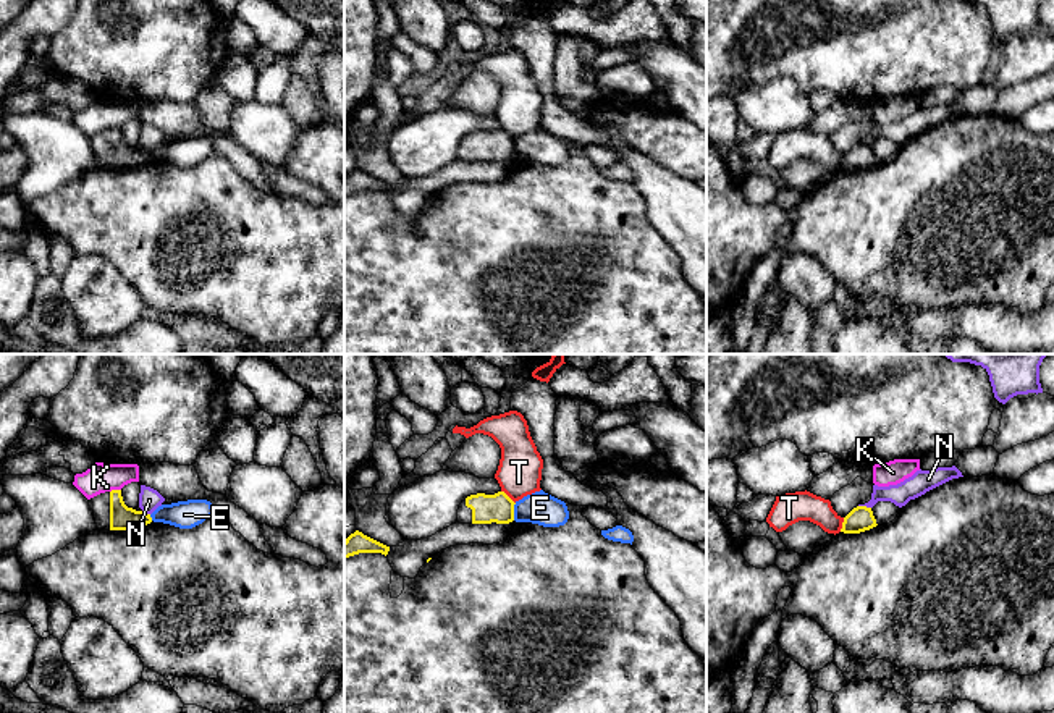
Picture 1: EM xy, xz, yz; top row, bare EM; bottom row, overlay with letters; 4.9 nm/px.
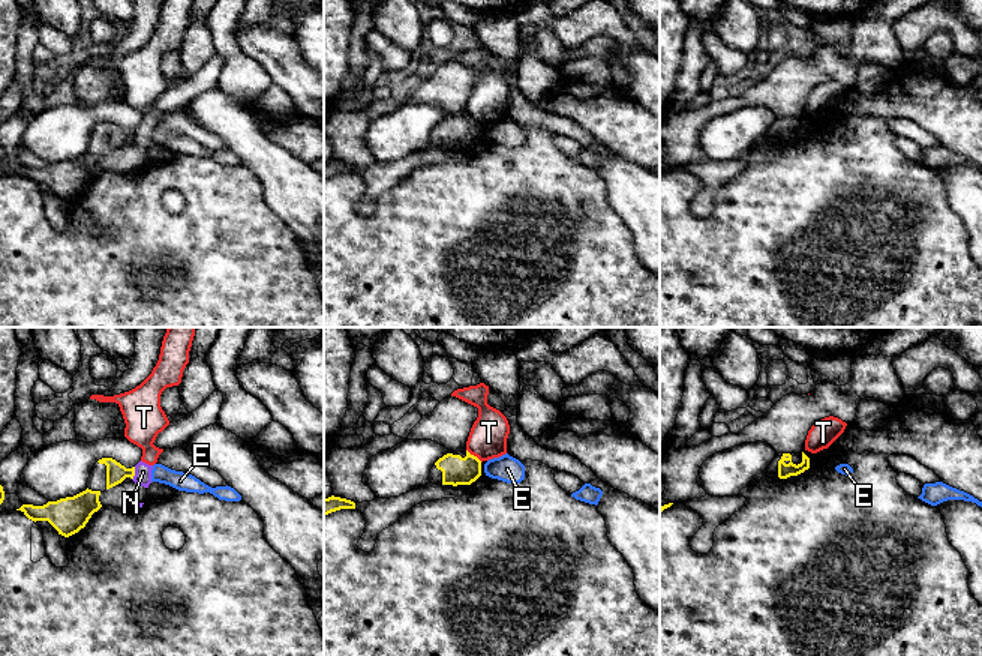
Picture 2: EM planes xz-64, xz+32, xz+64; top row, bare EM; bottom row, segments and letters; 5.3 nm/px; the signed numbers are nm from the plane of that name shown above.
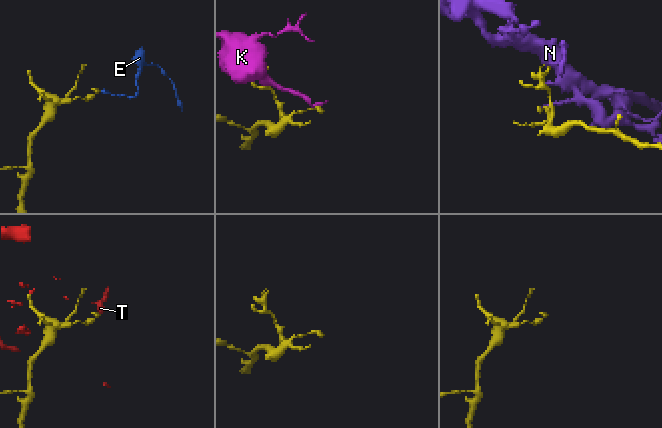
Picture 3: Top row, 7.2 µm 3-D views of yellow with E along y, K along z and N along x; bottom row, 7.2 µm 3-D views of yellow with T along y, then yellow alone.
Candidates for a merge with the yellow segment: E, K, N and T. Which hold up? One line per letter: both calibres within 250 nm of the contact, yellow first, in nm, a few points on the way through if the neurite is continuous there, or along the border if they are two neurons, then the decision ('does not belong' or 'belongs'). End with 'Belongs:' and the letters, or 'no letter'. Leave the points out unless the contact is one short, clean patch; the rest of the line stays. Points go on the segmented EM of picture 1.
E: calibres 150 and 160 nm; border xz (516, 503), (513, 519); does not belong
K: calibres 130 and 150 nm; does not belong
N: calibres 120 and 110 nm; does not belong
T: calibres 150 and 220 nm; does not belong
Belongs: no letter

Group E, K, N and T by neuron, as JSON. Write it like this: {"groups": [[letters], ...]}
{"groups": [["E"], ["K"], ["N", "T"]]}

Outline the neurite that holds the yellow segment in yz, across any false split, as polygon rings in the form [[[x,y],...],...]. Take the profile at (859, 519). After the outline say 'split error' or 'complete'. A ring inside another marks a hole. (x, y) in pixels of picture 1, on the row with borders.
[[[857,506],[844,517],[841,532],[860,534],[876,525],[878,524],[876,524],[871,508]]]; complete

